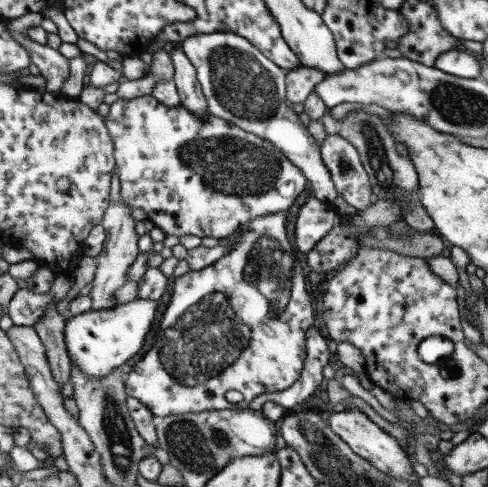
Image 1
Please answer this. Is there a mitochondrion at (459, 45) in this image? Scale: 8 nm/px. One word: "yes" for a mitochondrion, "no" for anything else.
no

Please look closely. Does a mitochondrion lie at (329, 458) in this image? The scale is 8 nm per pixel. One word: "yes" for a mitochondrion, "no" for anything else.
yes

